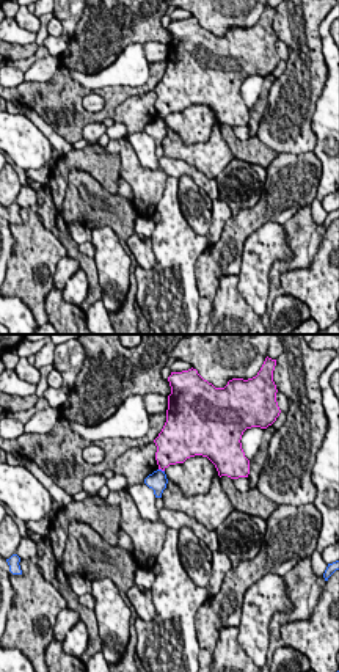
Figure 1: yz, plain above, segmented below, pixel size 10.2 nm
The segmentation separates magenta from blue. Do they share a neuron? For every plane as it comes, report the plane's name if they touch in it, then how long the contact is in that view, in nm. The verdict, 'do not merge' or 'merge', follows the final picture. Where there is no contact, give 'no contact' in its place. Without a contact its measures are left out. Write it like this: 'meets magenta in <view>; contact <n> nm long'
meets magenta in yz; contact 70 nm long

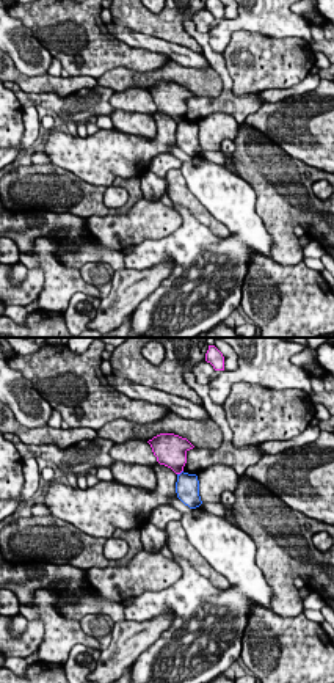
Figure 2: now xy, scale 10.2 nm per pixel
meets magenta in xy; contact 80 nm long

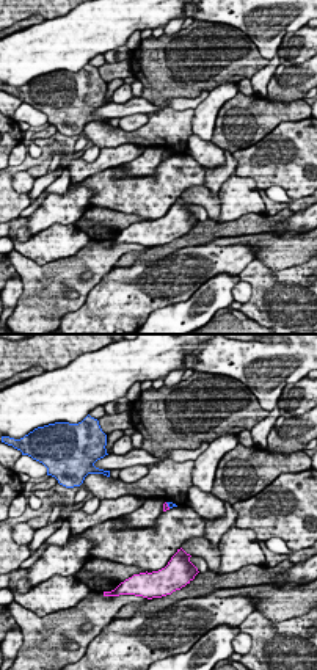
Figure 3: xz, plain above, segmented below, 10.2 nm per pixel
meets magenta in xz; contact 80 nm long

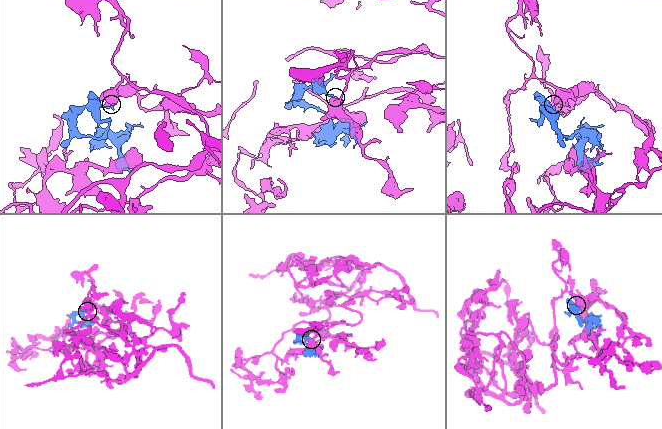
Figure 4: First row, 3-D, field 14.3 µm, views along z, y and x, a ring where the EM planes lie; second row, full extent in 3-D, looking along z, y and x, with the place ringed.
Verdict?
do not merge

